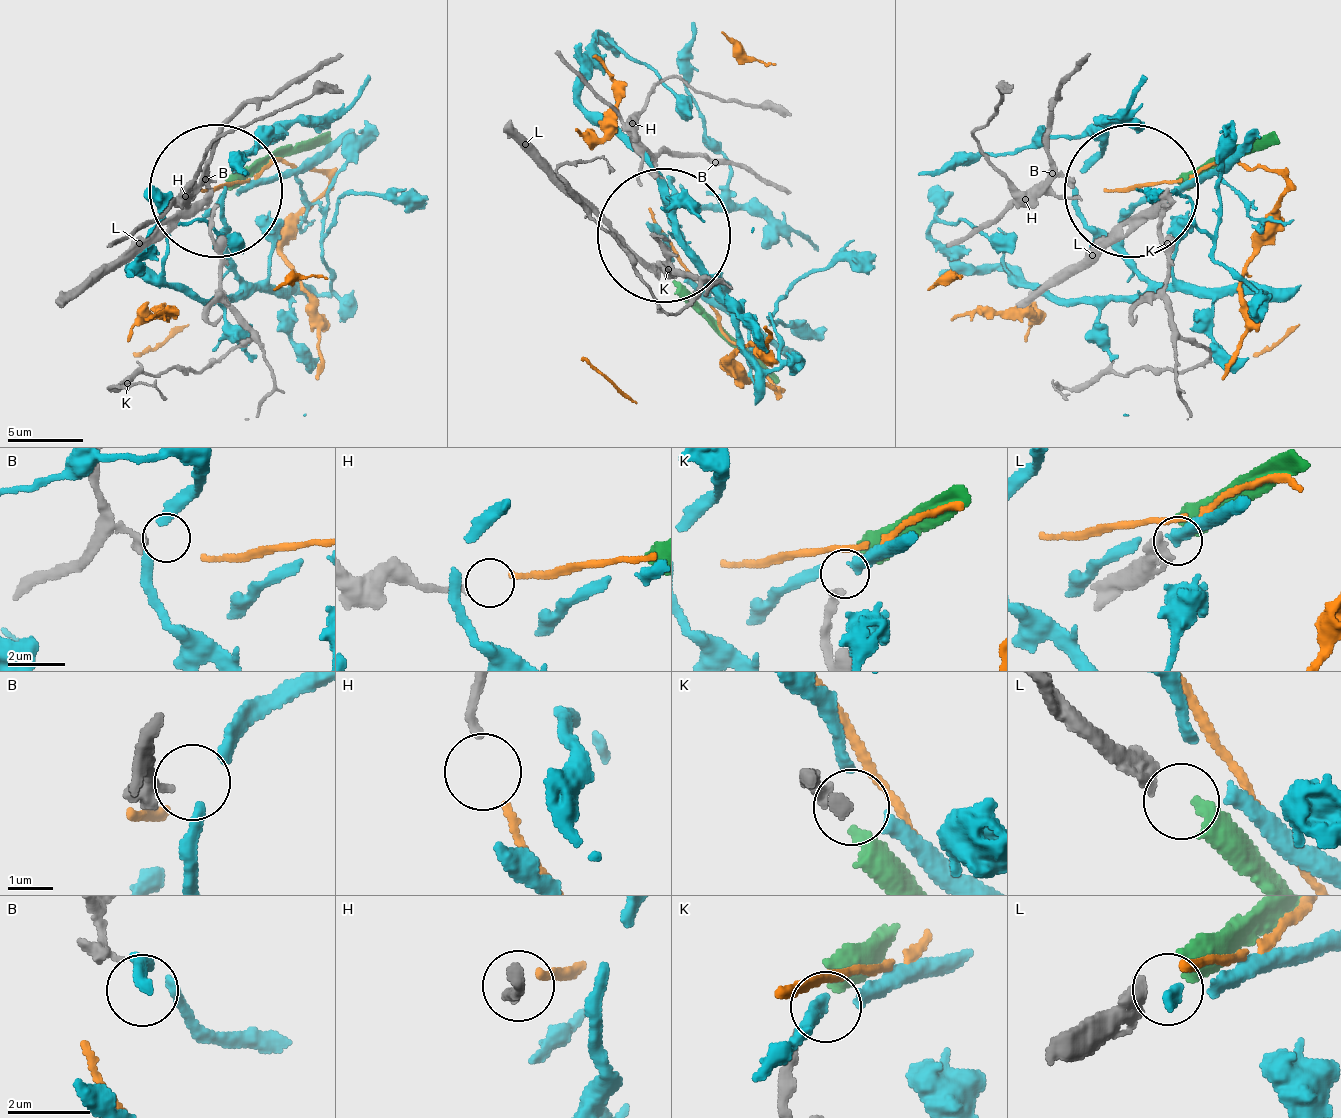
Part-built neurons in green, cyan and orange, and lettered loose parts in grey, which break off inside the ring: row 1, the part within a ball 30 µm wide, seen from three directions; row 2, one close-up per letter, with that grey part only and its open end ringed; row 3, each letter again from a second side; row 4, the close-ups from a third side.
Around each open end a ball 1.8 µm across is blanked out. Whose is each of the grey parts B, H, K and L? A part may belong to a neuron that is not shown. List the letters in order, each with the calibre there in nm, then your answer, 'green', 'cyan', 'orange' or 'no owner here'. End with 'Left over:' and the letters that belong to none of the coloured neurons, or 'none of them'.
B: 340 nm | no owner here
H: 190 nm | orange
K: 280 nm | cyan
L: 460 nm | green
Left over: B

